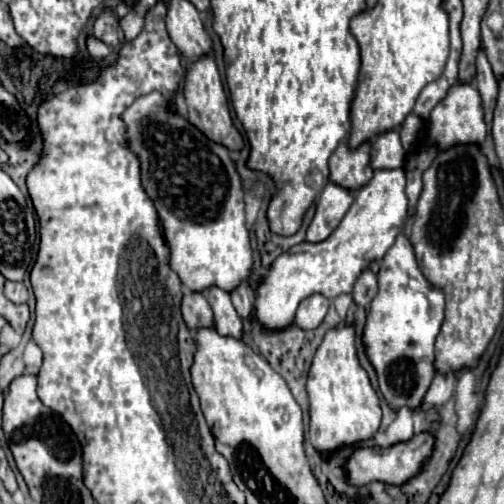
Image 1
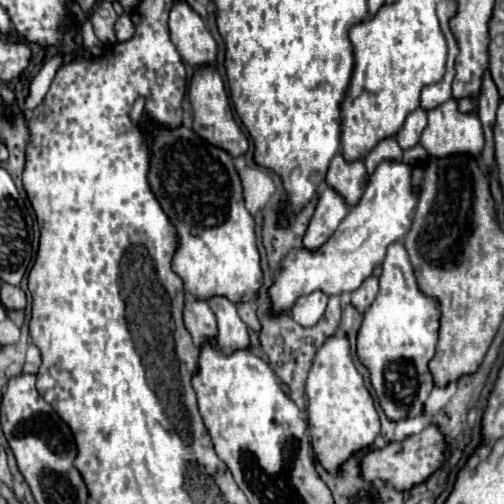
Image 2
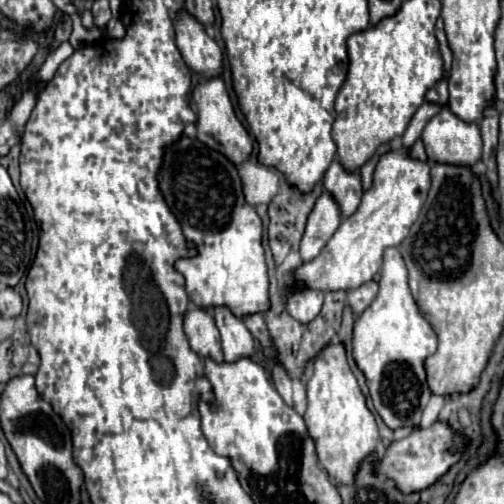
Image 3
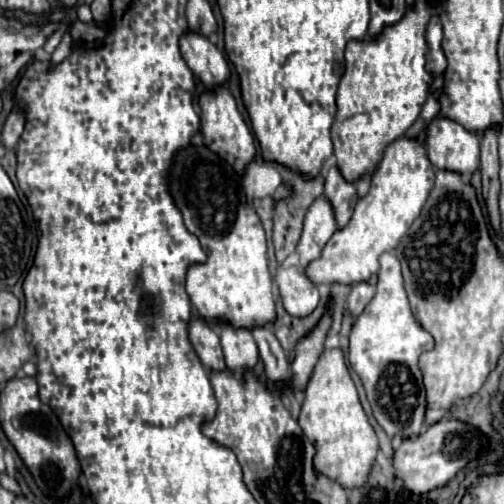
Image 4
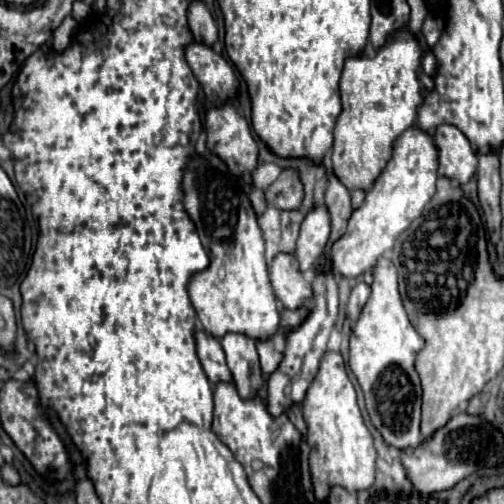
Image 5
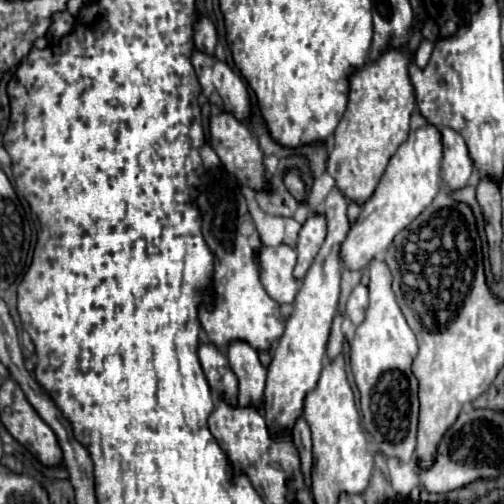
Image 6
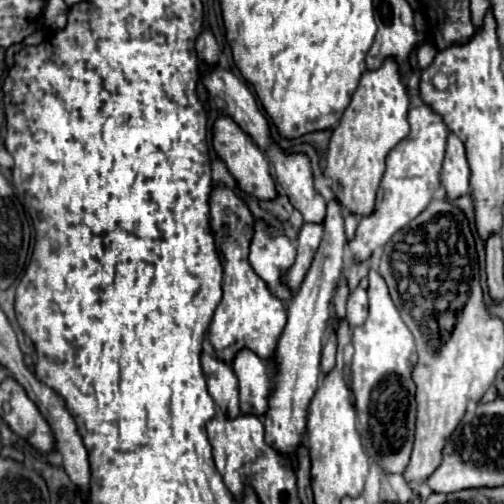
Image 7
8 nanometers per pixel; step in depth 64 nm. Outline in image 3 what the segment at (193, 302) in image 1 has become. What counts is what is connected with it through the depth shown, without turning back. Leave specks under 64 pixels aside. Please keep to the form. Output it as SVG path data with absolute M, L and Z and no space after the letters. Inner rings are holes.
M198 306L188 308L188 312L184 314L184 332L194 352L198 352L202 358L210 356L216 362L222 362L220 332L216 328L214 316L206 308Z

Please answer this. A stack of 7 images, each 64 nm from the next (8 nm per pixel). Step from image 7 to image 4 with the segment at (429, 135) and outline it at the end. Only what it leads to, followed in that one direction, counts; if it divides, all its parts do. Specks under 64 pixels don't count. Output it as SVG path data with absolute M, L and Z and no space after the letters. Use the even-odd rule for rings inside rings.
M398 138L392 142L372 176L370 192L360 198L350 222L336 230L324 246L320 258L308 264L306 276L314 284L358 284L368 282L380 268L380 254L394 250L400 238L408 232L412 222L420 216L420 210L434 186L434 166L430 164L422 144L410 138Z

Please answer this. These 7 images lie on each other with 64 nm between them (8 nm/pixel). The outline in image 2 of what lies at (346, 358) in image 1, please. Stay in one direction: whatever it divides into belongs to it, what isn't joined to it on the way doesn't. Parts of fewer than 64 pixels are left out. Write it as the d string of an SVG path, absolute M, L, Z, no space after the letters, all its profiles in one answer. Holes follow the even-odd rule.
M344 332L330 336L316 352L314 364L306 380L308 396L308 432L318 462L328 470L336 472L338 466L356 450L374 442L380 434L380 416L374 406L370 390L364 386L362 374L356 370L350 342Z

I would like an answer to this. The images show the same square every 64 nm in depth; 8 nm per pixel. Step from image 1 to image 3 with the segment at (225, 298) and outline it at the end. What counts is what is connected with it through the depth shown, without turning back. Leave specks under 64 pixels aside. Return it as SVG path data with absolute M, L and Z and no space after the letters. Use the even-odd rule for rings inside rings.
M214 306L212 314L216 318L216 326L222 336L222 352L224 360L232 362L242 356L252 356L254 340L246 324L226 306Z

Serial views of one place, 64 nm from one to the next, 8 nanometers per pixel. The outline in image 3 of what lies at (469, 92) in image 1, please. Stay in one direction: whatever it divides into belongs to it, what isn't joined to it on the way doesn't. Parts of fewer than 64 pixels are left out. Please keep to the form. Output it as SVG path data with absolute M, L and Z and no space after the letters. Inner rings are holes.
M448 106L430 118L422 140L430 162L474 166L482 156L478 124L460 120Z

